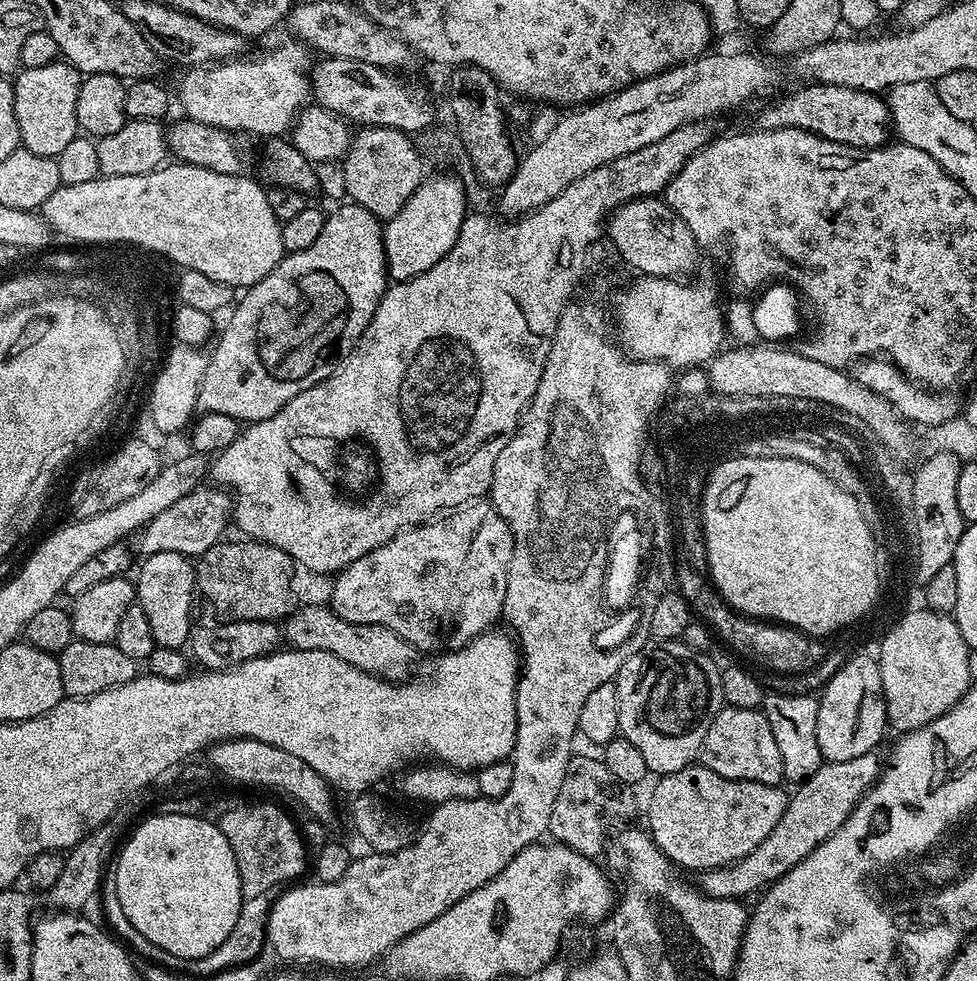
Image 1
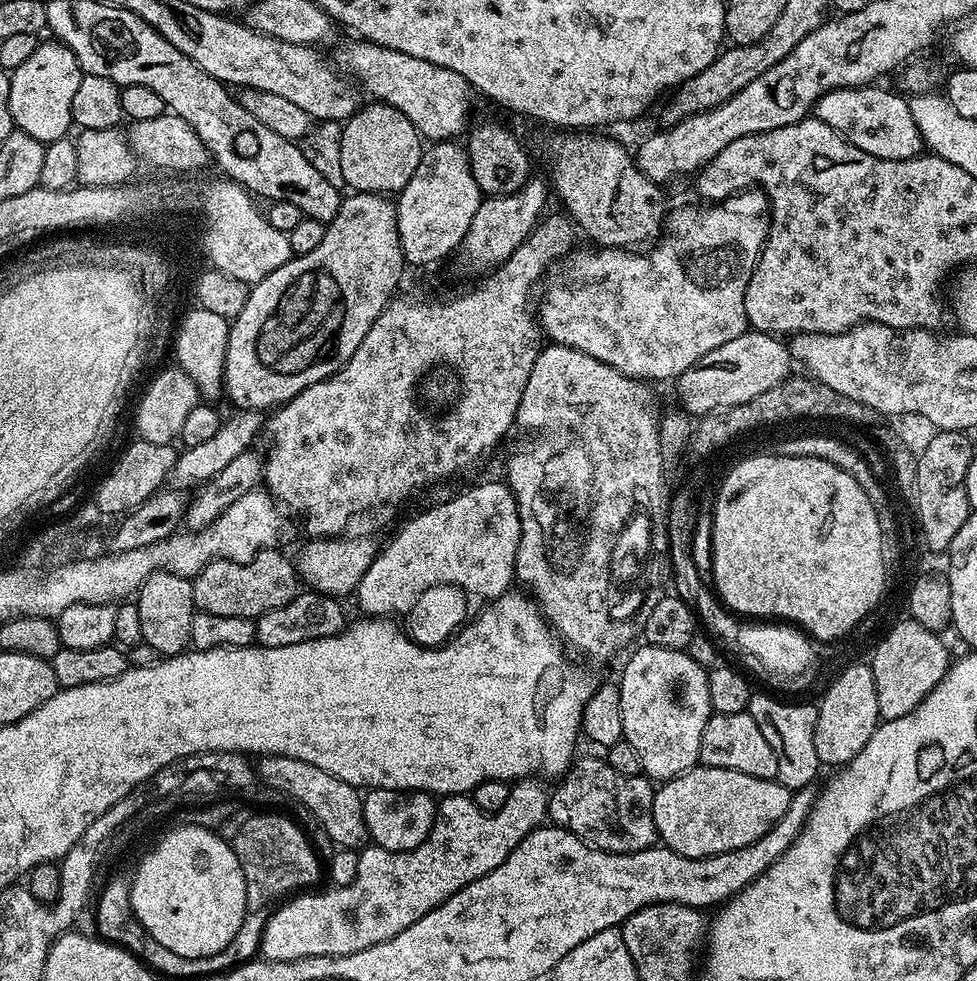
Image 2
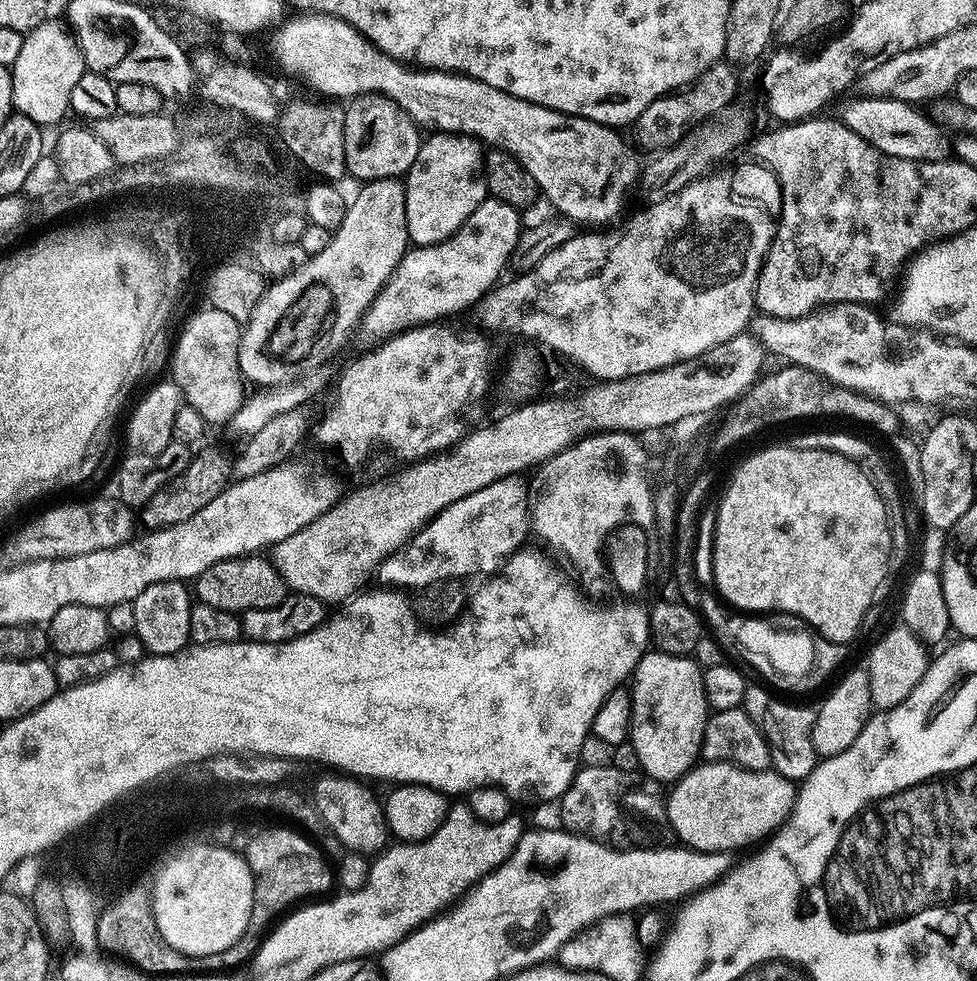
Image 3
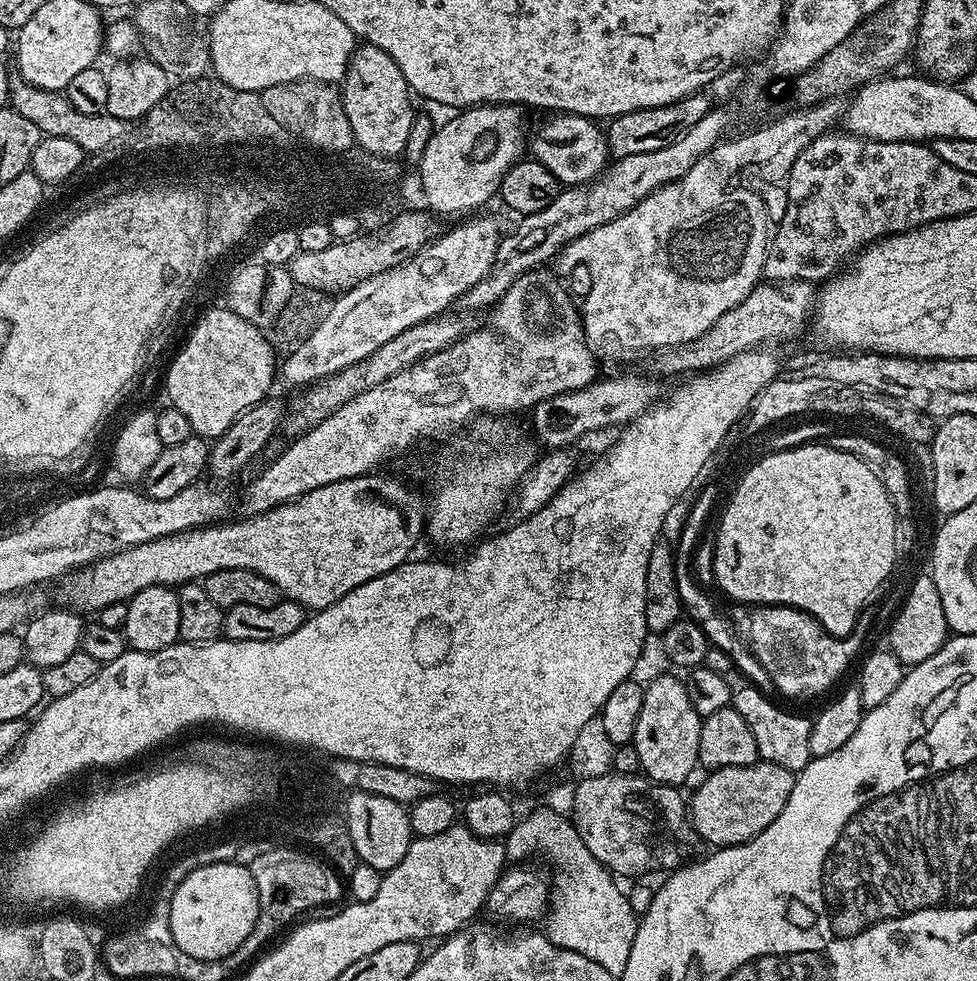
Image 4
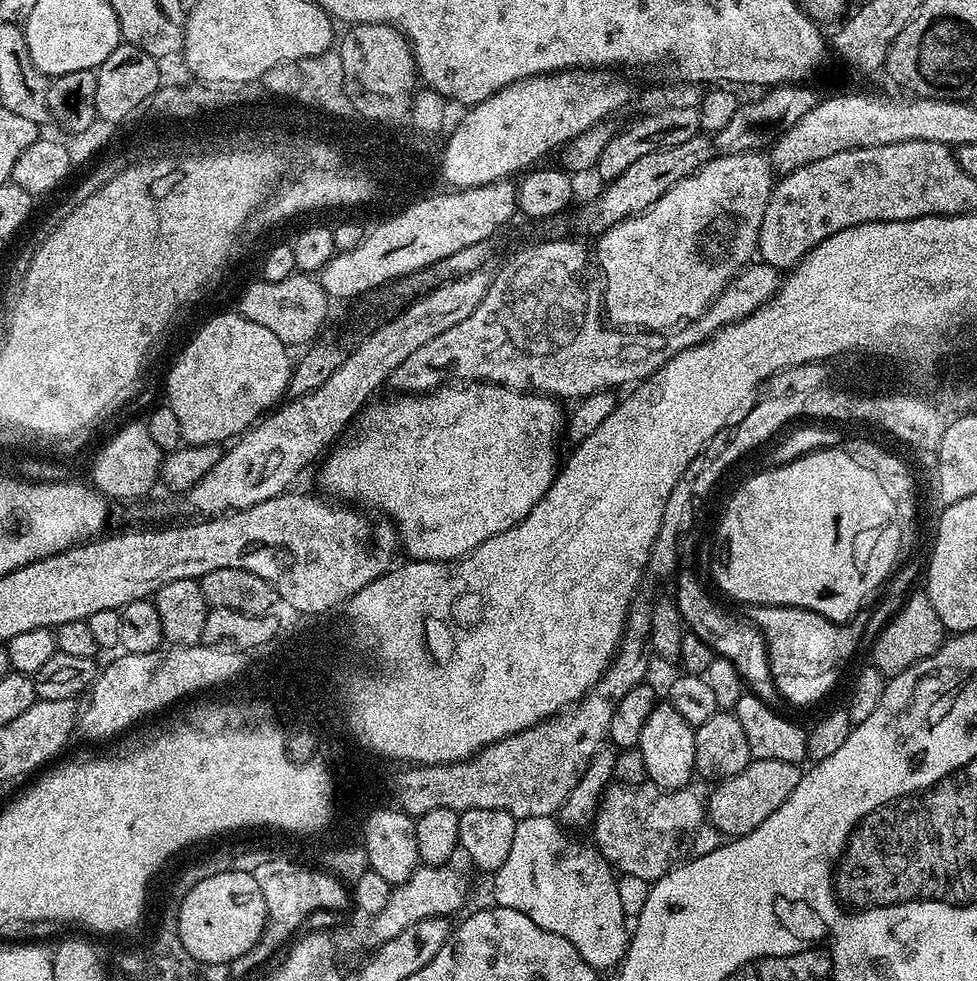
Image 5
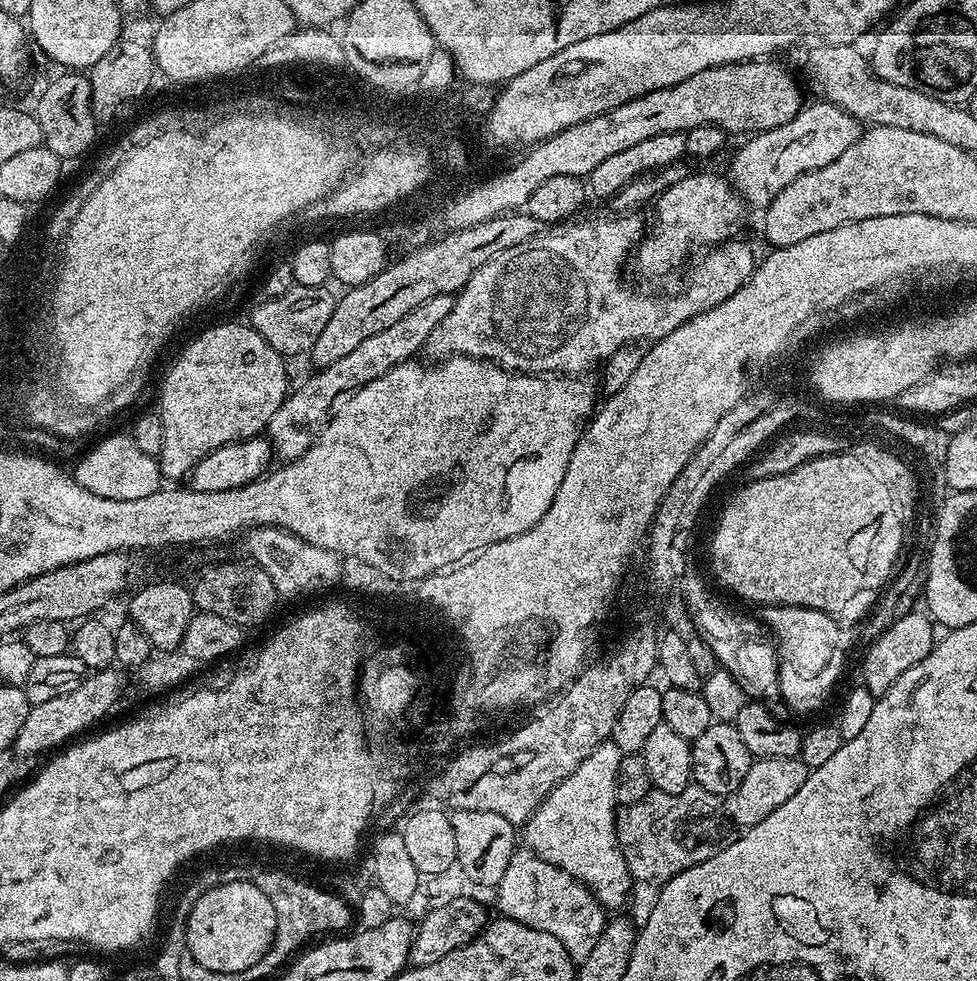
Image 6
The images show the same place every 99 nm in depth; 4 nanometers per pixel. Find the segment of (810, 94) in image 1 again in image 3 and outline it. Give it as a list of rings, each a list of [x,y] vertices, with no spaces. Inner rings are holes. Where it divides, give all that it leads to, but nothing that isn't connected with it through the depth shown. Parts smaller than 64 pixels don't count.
[[[869,96],[855,99],[842,113],[843,122],[850,130],[854,130],[854,134],[858,134],[858,138],[862,138],[882,154],[926,162],[942,162],[953,155],[953,137],[948,137],[949,133],[931,115],[923,116],[917,107],[901,100]]]

